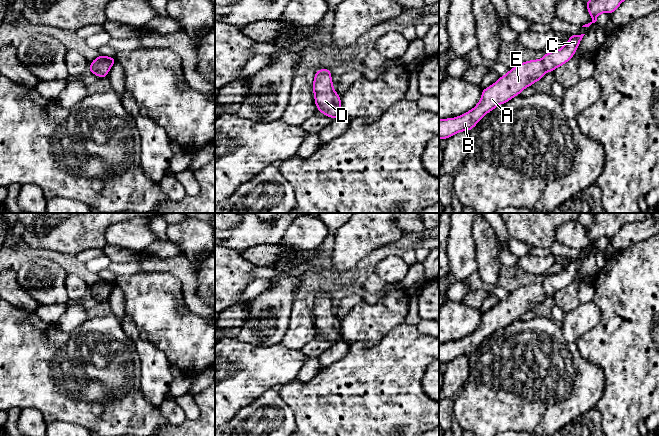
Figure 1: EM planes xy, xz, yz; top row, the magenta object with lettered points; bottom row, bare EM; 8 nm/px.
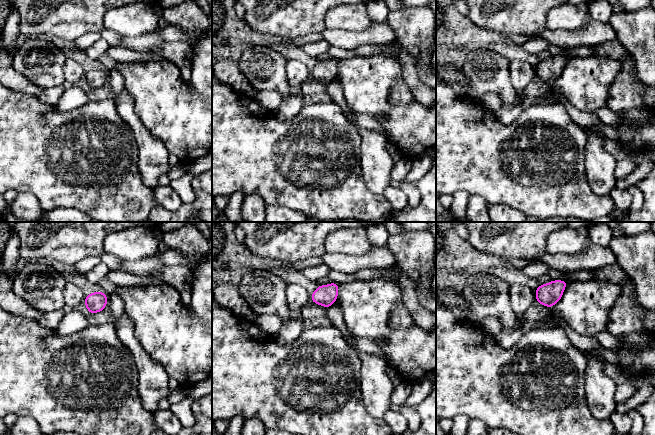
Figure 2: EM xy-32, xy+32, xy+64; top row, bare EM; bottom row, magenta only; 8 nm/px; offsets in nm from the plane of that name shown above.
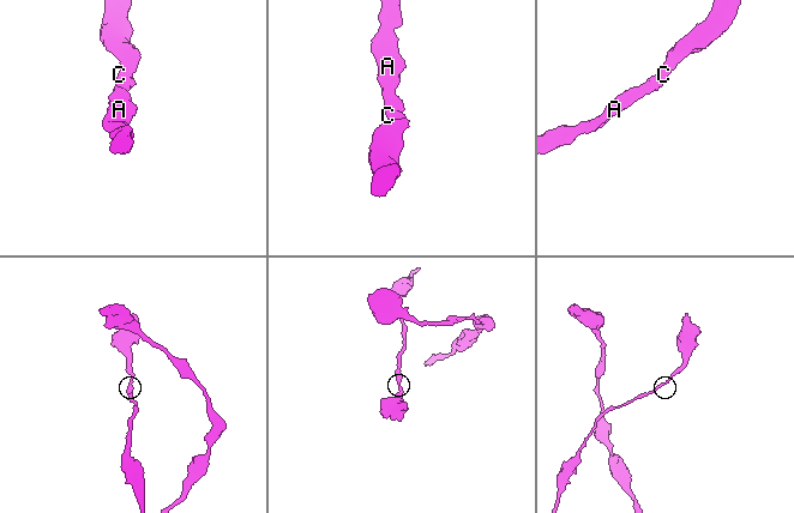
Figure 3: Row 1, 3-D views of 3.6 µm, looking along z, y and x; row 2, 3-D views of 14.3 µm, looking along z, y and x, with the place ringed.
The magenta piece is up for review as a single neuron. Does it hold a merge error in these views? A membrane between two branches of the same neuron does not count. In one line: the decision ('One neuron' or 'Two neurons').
One neuron

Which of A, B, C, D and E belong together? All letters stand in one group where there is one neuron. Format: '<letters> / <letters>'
A B C D E

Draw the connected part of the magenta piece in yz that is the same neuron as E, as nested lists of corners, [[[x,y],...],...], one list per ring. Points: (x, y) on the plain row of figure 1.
[[[570,259],[562,272],[547,276],[541,283],[522,286],[510,293],[492,309],[482,313],[479,326],[465,338],[439,343],[439,364],[449,363],[459,356],[469,356],[487,337],[520,319],[525,312],[543,303],[546,296],[553,296],[570,285],[584,259]]]

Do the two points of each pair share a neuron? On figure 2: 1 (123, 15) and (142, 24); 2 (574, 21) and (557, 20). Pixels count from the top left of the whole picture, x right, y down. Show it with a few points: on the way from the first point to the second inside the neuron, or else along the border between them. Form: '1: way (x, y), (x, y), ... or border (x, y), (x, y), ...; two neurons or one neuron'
1: way (128, 20), (137, 20); one neuron
2: way (570, 20), (561, 20); one neuron

